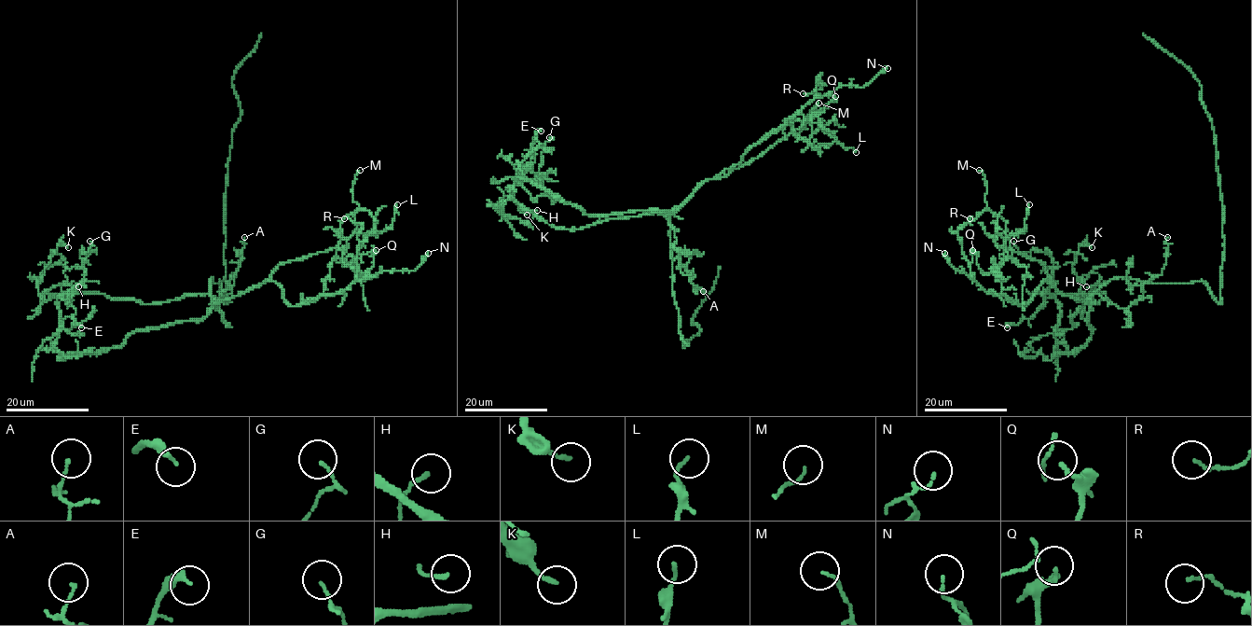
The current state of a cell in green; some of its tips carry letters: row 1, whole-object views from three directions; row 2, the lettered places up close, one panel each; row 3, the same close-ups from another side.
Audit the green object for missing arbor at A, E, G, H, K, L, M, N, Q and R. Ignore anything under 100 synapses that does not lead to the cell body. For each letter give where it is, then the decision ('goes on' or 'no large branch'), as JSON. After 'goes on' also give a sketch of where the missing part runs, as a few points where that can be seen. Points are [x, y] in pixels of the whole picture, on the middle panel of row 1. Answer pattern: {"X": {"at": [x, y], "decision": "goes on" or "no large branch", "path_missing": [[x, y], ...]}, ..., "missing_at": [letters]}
{"A": {"at": [703, 291], "decision": "no large branch"}, "E": {"at": [541, 131], "decision": "no large branch"}, "G": {"at": [549, 137], "decision": "no large branch"}, "H": {"at": [537, 210], "decision": "no large branch"}, "K": {"at": [527, 215], "decision": "no large branch"}, "L": {"at": [856, 152], "decision": "no large branch"}, "M": {"at": [818, 103], "decision": "no large branch"}, "N": {"at": [887, 68], "decision": "no large branch"}, "Q": {"at": [835, 96], "decision": "no large branch"}, "R": {"at": [803, 93], "decision": "no large branch"}, "missing_at": []}

